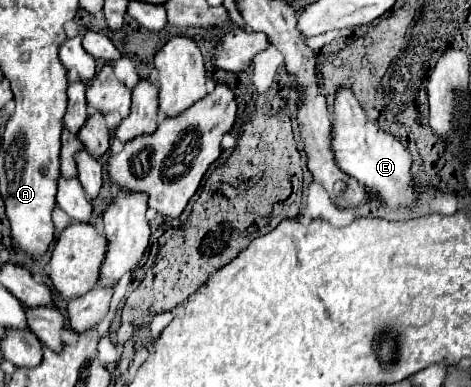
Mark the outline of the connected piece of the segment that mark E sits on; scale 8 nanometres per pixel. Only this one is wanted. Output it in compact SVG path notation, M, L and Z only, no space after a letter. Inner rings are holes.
M339 87L335 93L335 105L329 113L331 119L331 151L337 167L357 179L359 183L371 187L391 209L401 205L415 203L415 193L411 189L411 155L407 149L389 133L383 133L377 125L373 125L355 95Z

